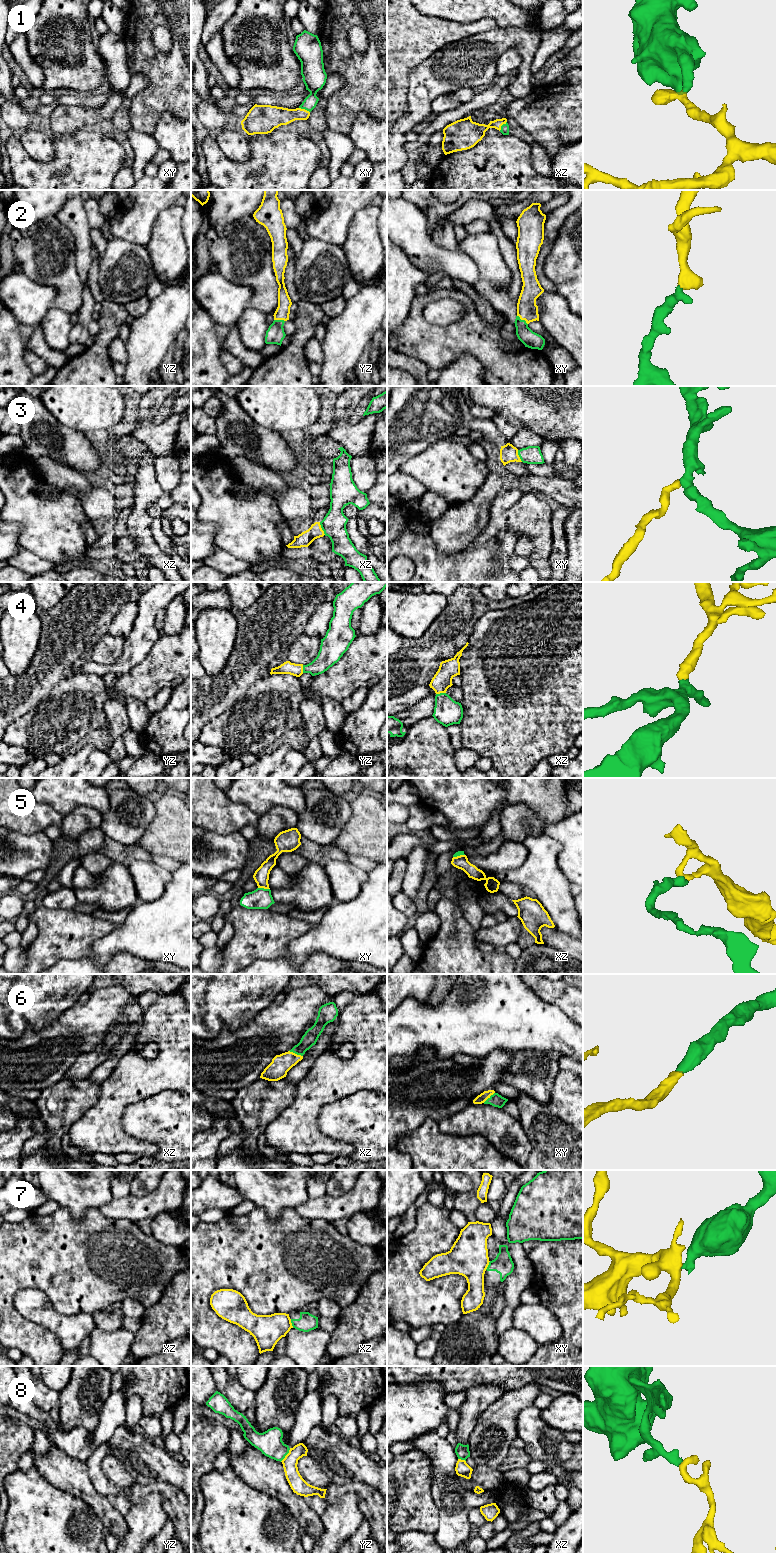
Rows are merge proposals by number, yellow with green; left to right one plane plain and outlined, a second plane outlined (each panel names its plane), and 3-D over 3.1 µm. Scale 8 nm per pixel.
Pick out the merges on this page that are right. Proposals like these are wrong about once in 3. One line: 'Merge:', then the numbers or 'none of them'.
Merge: 1, 2, 4, 6

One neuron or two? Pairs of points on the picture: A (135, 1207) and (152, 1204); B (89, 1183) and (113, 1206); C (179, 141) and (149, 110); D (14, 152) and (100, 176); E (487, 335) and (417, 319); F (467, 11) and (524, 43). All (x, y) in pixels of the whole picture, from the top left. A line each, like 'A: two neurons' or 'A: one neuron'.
A: one neuron
B: two neurons
C: two neurons
D: one neuron
E: one neuron
F: two neurons

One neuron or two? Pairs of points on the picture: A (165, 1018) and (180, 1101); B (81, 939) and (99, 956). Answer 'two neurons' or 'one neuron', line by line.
A: two neurons
B: two neurons

